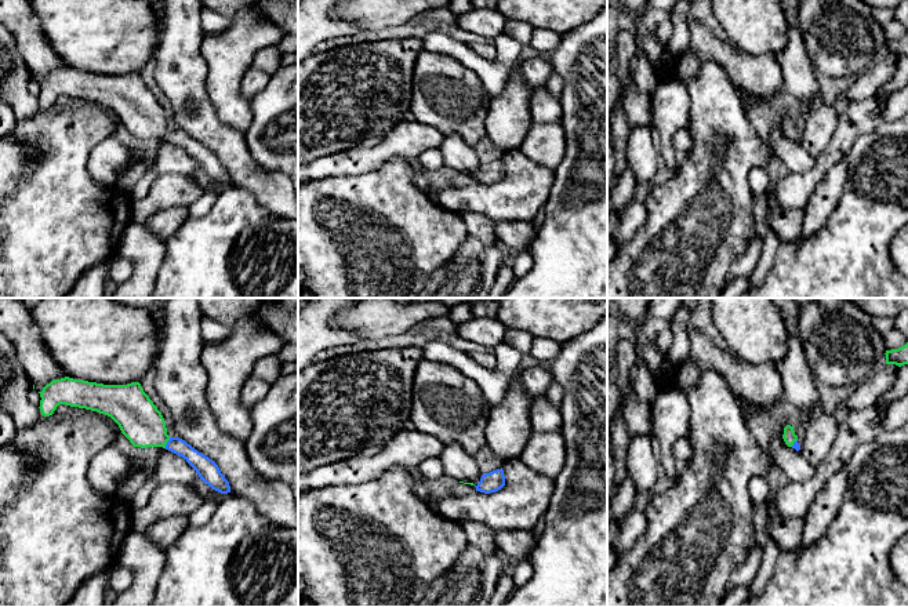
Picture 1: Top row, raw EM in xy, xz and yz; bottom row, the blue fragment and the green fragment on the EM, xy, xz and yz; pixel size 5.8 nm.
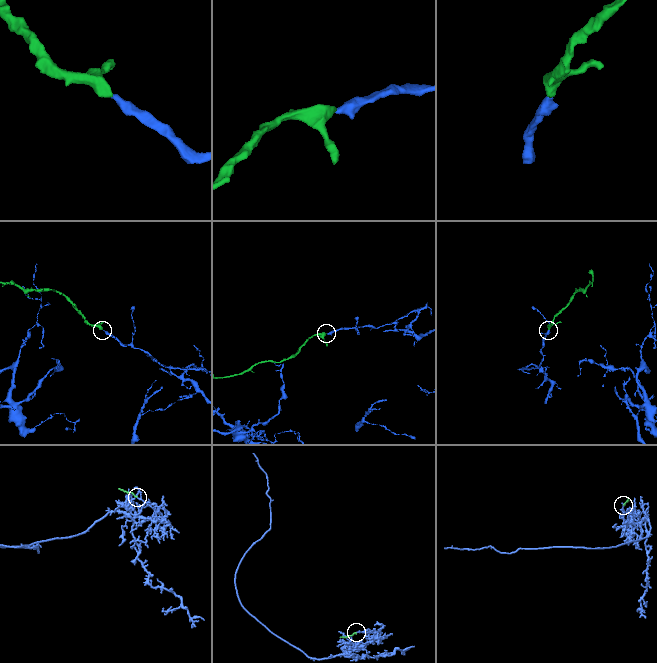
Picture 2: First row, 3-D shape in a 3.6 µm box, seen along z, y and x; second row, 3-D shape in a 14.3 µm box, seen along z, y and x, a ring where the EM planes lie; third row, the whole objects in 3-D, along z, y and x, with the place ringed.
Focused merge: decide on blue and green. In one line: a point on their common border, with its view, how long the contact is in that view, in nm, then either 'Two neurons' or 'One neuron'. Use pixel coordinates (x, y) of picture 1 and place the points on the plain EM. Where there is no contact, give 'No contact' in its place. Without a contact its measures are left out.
Touches blue at xy (167, 134). Shared border 70 nm. One neuron

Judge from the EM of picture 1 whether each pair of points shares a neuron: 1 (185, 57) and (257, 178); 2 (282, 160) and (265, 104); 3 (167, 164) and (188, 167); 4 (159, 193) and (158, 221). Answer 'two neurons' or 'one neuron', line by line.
1: one neuron
2: one neuron
3: one neuron
4: two neurons

